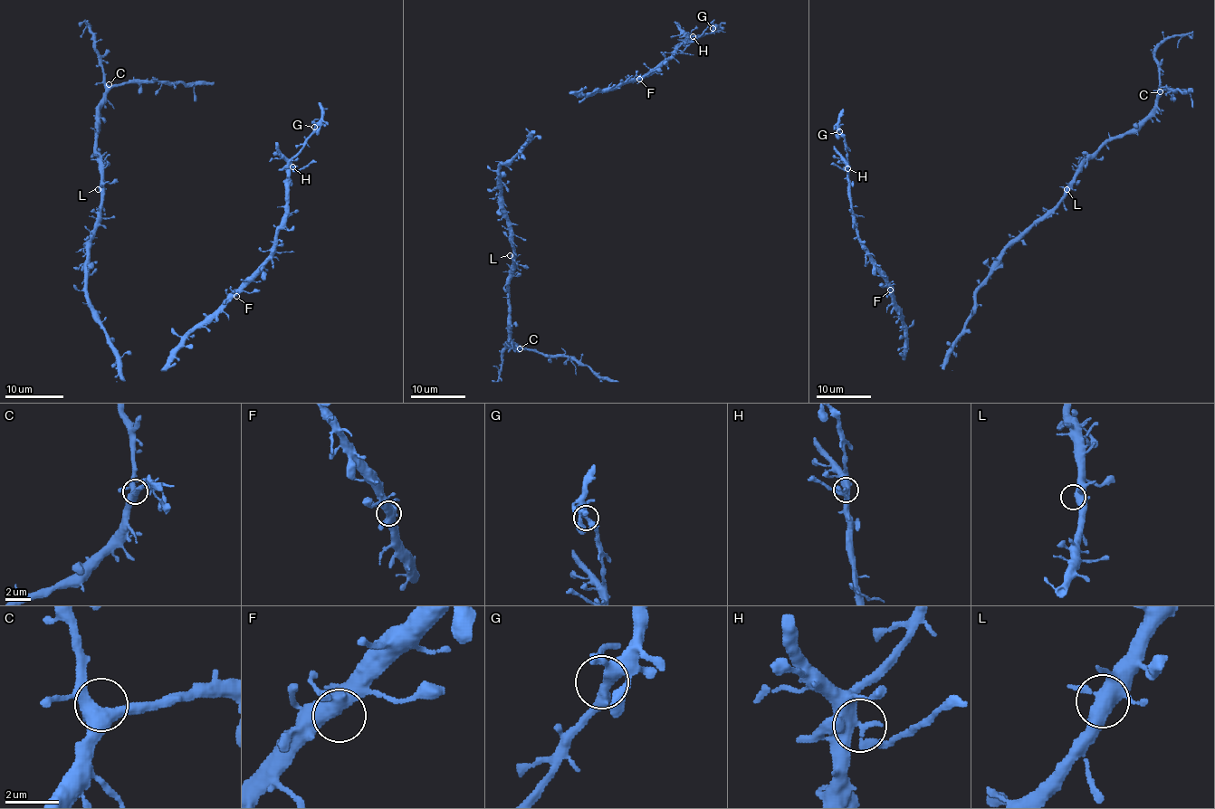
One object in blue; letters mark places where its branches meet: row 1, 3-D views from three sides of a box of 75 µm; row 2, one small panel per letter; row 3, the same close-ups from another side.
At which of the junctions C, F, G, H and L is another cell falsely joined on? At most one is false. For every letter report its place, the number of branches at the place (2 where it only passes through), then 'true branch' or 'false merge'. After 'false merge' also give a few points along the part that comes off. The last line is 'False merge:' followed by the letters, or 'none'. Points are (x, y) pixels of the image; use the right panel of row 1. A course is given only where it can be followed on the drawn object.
C: at (1160, 91); 4 branches meet; true branch
F: at (890, 290); 4 branches meet; true branch
G: at (839, 131); 4 branches meet; true branch
H: at (847, 168); 4 branches meet; false merge; foreign part runs (847, 169), (846, 172), (831, 163)
L: at (1066, 189); 4 branches meet; true branch
False merge: H

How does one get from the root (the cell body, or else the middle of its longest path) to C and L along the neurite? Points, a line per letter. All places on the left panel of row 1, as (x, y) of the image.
C: (104, 331), (86, 290), (86, 252), (101, 201), (97, 108), (102, 102), (109, 84)
L: (104, 331), (86, 290), (88, 239), (95, 227), (101, 201), (98, 189)

